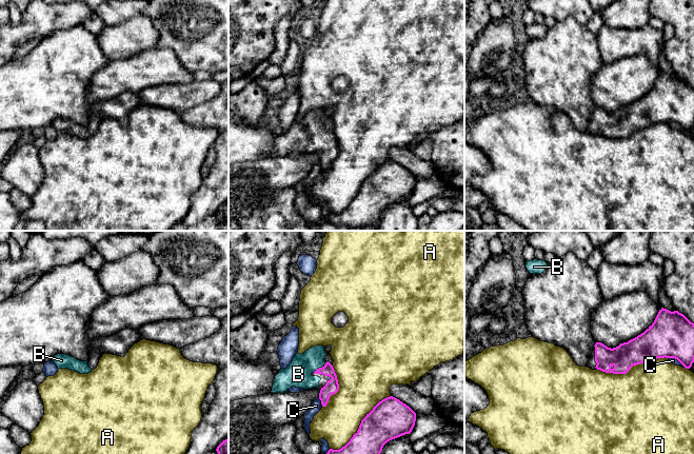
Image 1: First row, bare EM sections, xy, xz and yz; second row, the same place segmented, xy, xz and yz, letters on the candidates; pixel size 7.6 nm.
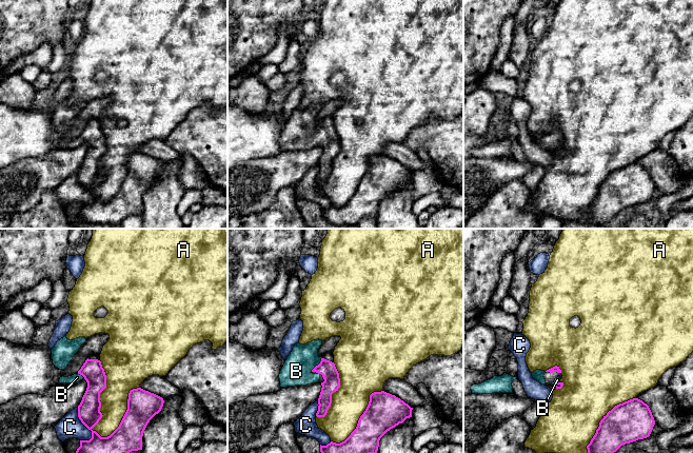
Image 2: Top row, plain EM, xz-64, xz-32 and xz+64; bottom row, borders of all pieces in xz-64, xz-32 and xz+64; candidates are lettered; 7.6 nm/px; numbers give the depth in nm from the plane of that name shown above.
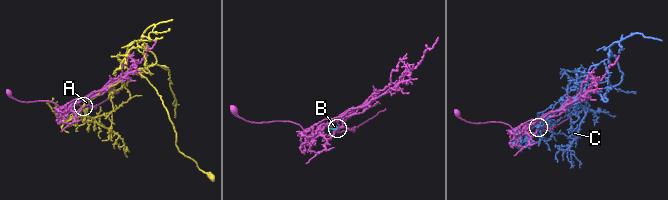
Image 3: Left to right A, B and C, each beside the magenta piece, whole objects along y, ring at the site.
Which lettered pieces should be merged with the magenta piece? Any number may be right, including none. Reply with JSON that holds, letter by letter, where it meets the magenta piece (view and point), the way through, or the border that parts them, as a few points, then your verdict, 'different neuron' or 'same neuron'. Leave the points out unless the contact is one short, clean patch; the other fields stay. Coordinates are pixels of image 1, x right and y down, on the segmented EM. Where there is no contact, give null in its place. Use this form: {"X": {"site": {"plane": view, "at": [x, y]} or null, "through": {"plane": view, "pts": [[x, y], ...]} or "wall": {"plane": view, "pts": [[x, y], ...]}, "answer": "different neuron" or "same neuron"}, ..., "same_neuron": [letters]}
{"A": {"site": {"plane": "xz", "at": [359, 426]}, "answer": "different neuron"}, "B": {"site": {"plane": "xz", "at": [319, 368]}, "through": {"plane": "xz", "pts": [[332, 386], [332, 376], [319, 368], [304, 368], [298, 374]]}, "answer": "same neuron"}, "C": {"site": {"plane": "xz", "at": [321, 402]}, "answer": "different neuron"}, "same_neuron": ["B"]}

